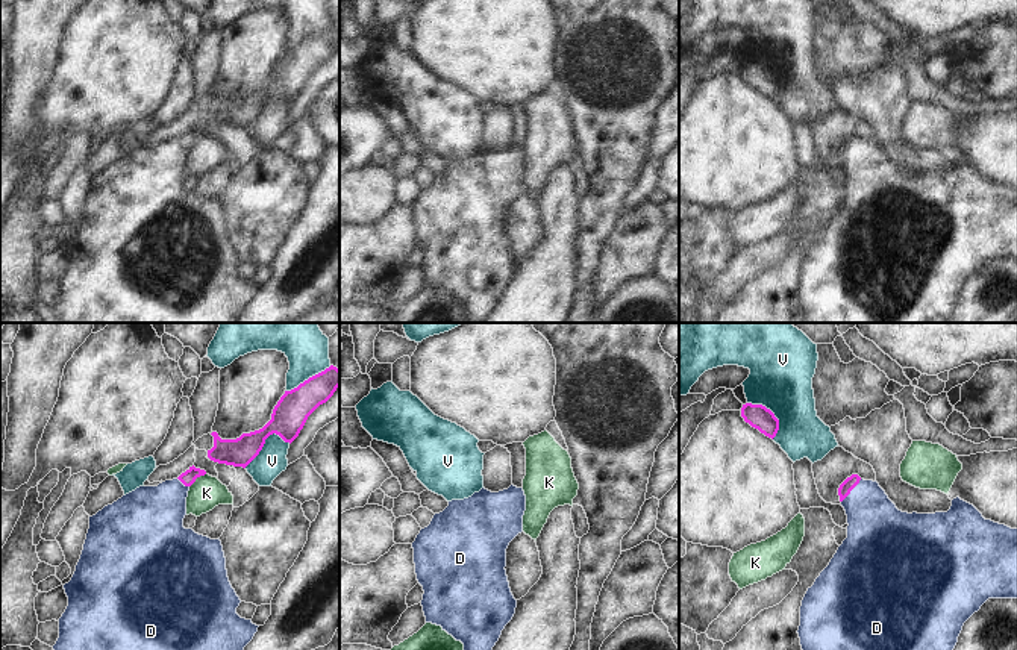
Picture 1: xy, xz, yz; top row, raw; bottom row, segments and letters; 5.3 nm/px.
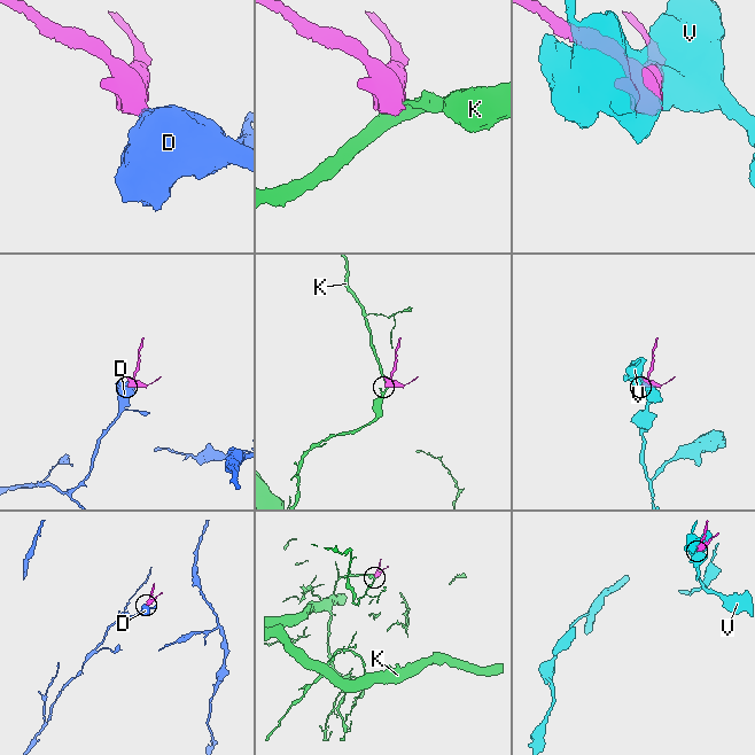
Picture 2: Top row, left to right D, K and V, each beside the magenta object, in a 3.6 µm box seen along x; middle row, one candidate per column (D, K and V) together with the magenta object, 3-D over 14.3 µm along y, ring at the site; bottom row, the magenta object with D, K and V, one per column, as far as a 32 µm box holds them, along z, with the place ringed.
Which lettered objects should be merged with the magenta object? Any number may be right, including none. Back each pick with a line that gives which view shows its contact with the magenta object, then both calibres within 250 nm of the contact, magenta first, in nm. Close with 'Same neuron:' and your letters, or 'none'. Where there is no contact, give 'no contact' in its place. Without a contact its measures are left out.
D: meets magenta in yz; 70 nm thick on the magenta side, 300 nm on the other
Same neuron: D

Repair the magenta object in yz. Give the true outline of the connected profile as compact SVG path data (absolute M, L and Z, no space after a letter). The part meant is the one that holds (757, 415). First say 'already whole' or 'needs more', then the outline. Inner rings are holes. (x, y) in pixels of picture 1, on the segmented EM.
already whole | M746 403L741 408L741 417L752 427L758 429L768 438L774 438L779 430L779 420L762 405Z

